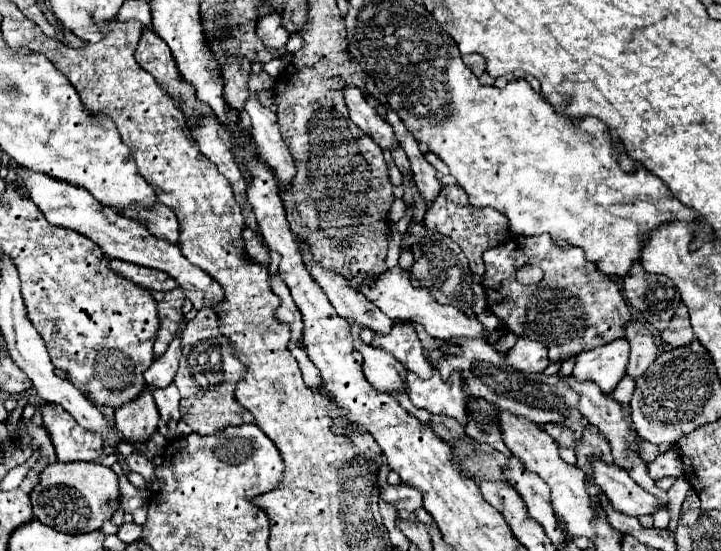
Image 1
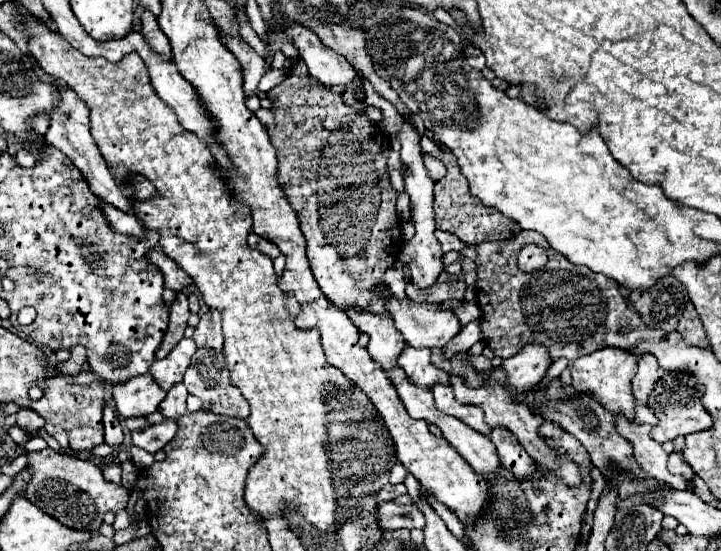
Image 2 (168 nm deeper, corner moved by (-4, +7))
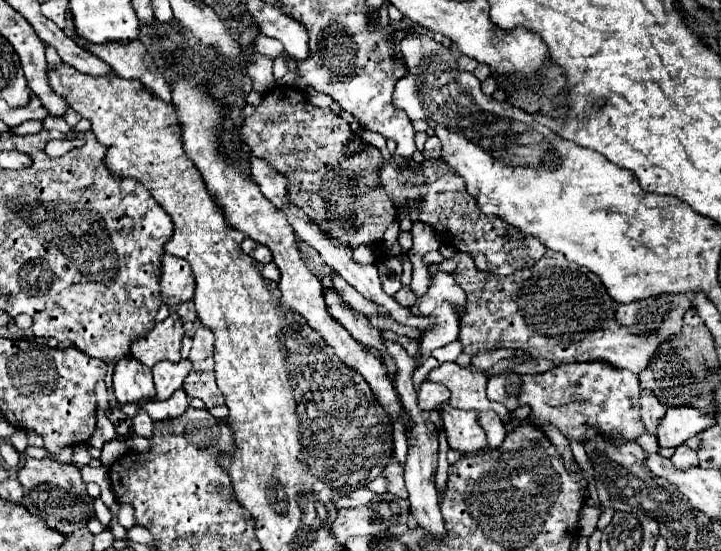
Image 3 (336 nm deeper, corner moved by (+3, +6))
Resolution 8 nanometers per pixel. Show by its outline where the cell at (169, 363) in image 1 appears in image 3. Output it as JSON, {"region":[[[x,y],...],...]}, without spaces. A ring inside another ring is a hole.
{"region":[[[182,359],[178,363],[172,363],[172,361],[156,363],[152,367],[156,399],[168,399],[176,389],[180,389],[190,369],[192,369],[192,363],[188,359]]]}

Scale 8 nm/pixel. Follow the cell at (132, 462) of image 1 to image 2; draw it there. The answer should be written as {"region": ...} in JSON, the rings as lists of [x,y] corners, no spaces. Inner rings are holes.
{"region":[[[163,420],[159,424],[147,424],[145,428],[131,432],[131,436],[133,436],[133,444],[135,446],[155,454],[167,442],[173,440],[175,432],[177,432],[177,422],[175,420]]]}

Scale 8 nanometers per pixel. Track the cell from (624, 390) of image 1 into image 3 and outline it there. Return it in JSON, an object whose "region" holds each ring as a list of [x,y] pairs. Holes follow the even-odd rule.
{"region":[[[642,433],[640,437],[638,437],[638,445],[646,451],[646,453],[656,453],[660,447],[658,447],[658,443],[656,443],[656,437],[652,435],[652,433]]]}

